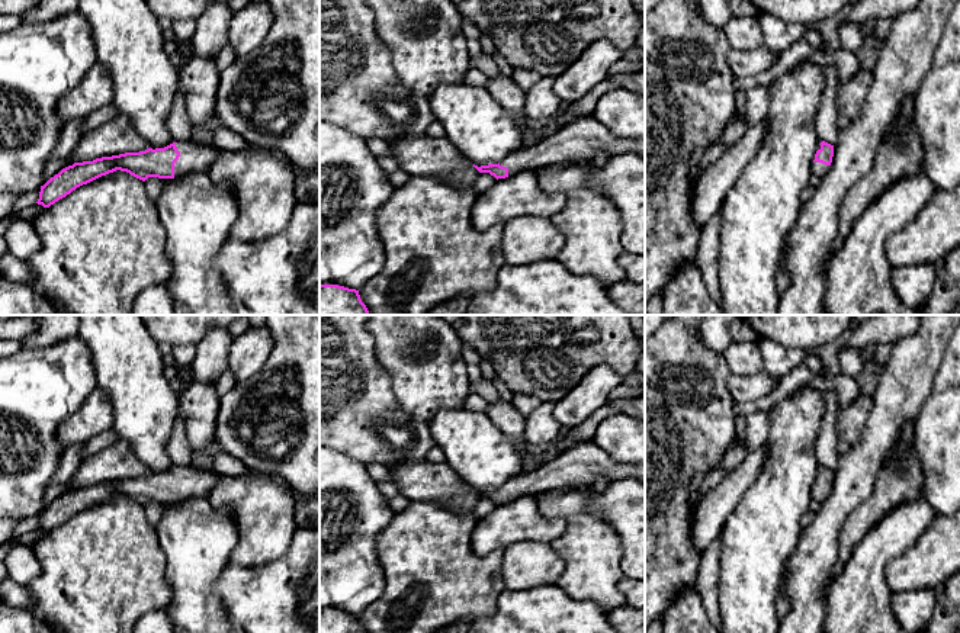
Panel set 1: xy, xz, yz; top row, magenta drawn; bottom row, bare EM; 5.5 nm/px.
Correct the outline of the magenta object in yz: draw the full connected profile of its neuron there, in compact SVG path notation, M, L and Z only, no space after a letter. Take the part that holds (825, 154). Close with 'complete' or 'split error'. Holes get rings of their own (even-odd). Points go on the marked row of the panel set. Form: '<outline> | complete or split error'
M825 141L819 142L818 151L815 154L815 160L812 164L812 173L822 177L829 170L832 157L834 157L834 145Z | split error

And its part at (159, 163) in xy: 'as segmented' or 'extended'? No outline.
extended

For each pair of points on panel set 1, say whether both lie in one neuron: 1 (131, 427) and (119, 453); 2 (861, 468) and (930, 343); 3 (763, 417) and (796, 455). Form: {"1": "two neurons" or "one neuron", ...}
{"1": "two neurons", "2": "one neuron", "3": "two neurons"}

